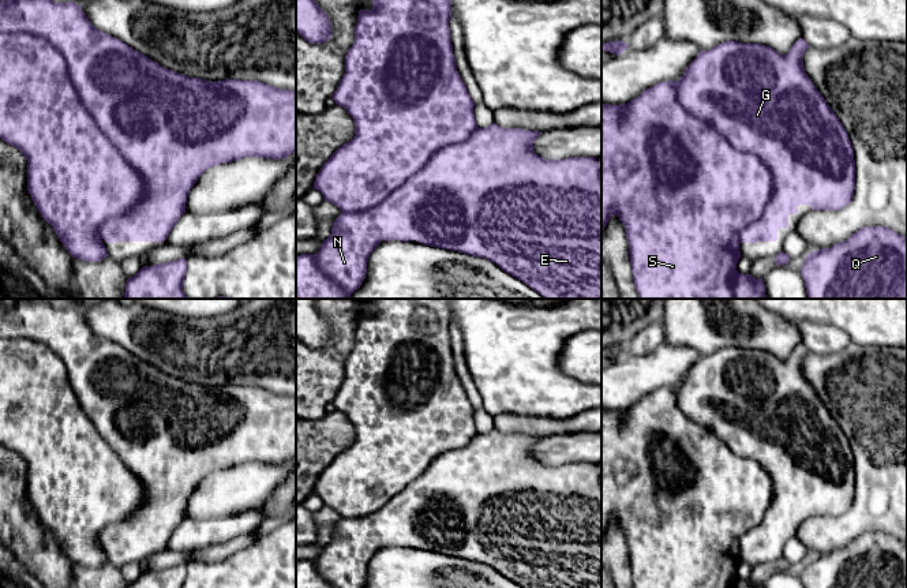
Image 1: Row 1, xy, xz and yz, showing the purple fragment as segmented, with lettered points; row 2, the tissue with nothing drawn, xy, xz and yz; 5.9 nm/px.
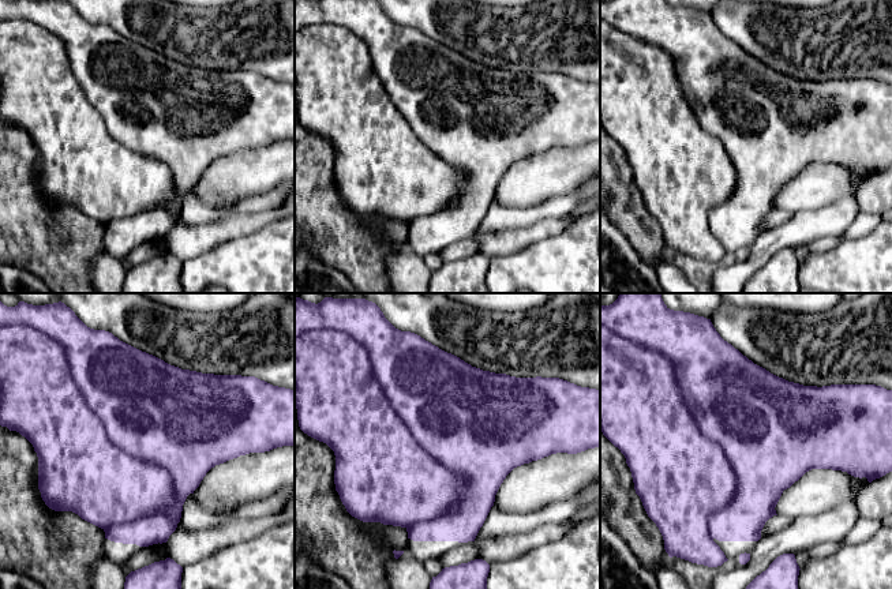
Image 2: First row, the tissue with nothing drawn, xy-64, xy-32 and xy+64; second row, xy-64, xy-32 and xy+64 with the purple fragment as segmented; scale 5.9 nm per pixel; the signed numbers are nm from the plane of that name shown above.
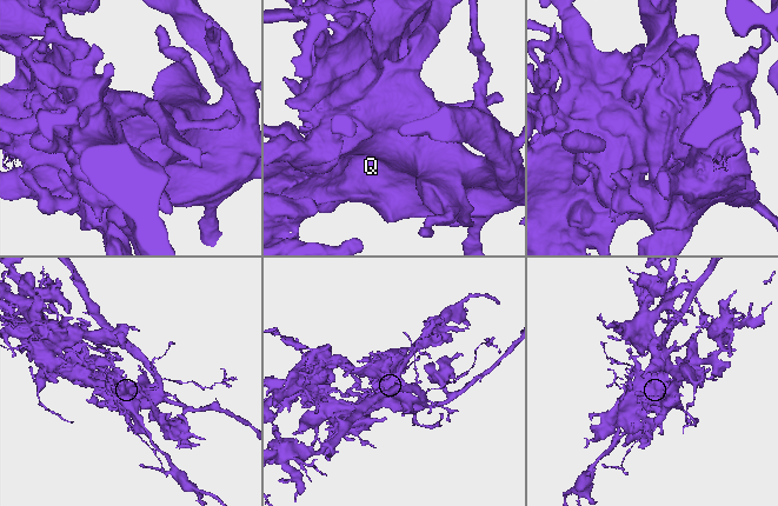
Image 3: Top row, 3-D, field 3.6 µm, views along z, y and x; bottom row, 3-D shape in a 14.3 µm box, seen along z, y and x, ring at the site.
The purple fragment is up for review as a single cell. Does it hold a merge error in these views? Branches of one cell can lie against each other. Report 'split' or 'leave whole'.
split

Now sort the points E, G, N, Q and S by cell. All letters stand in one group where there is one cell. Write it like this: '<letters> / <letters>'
E G N Q / S

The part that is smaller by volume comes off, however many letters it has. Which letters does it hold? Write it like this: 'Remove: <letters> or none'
Remove: S

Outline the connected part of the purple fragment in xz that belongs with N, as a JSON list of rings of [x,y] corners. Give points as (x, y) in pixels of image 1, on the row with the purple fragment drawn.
[[[495,123],[484,128],[477,128],[468,141],[449,145],[435,151],[419,173],[411,176],[375,207],[359,213],[341,211],[333,222],[331,235],[322,243],[319,251],[314,255],[303,254],[296,256],[296,299],[349,299],[363,284],[368,258],[382,240],[416,240],[426,246],[486,258],[496,263],[506,273],[525,282],[544,299],[601,299],[601,180],[599,177],[601,168],[595,157],[544,160],[533,150],[533,142],[540,134],[543,132],[522,128],[503,128]]]

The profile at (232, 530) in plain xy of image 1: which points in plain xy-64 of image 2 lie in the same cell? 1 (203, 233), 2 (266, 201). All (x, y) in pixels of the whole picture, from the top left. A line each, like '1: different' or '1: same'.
1: different
2: same

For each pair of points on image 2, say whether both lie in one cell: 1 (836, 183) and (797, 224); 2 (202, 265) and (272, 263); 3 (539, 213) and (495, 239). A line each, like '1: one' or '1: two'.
1: two
2: one
3: two

